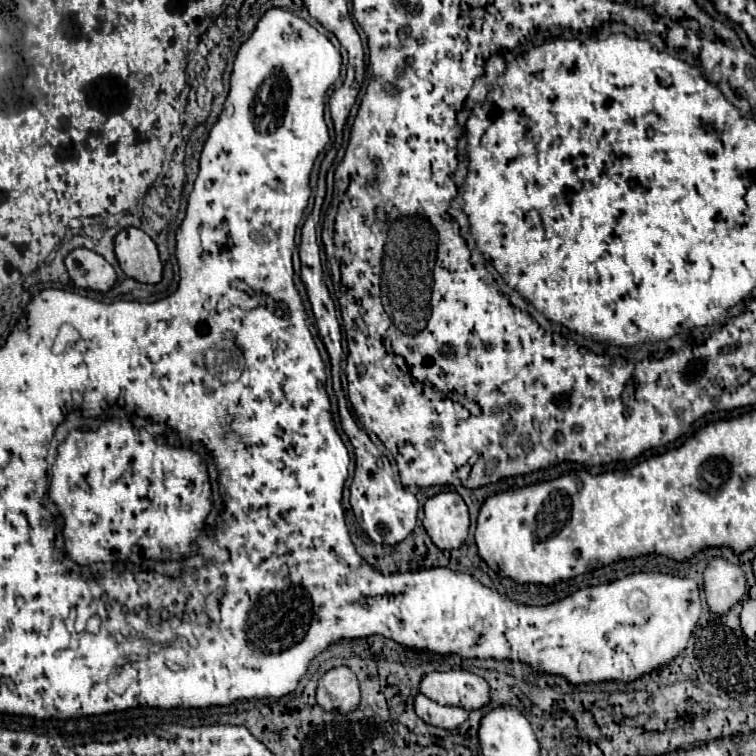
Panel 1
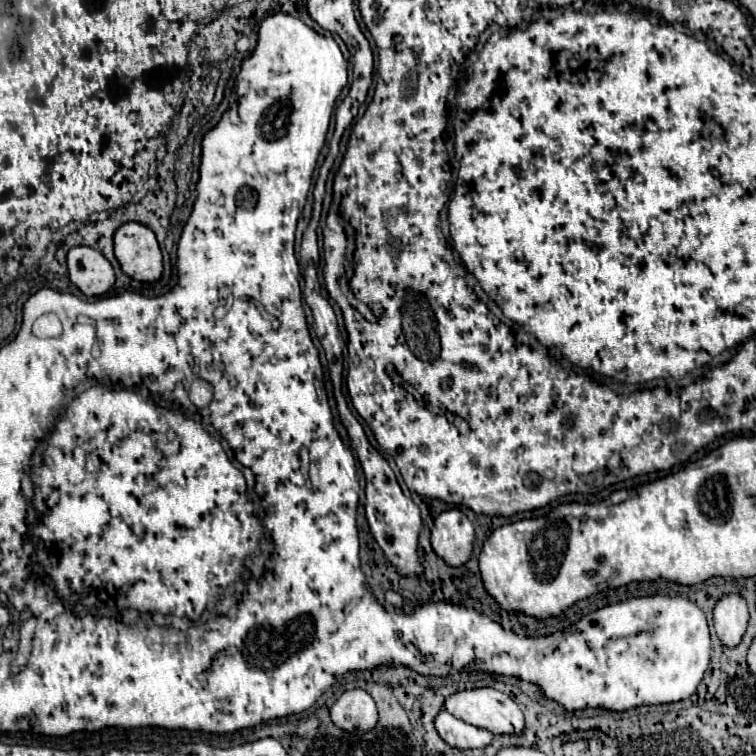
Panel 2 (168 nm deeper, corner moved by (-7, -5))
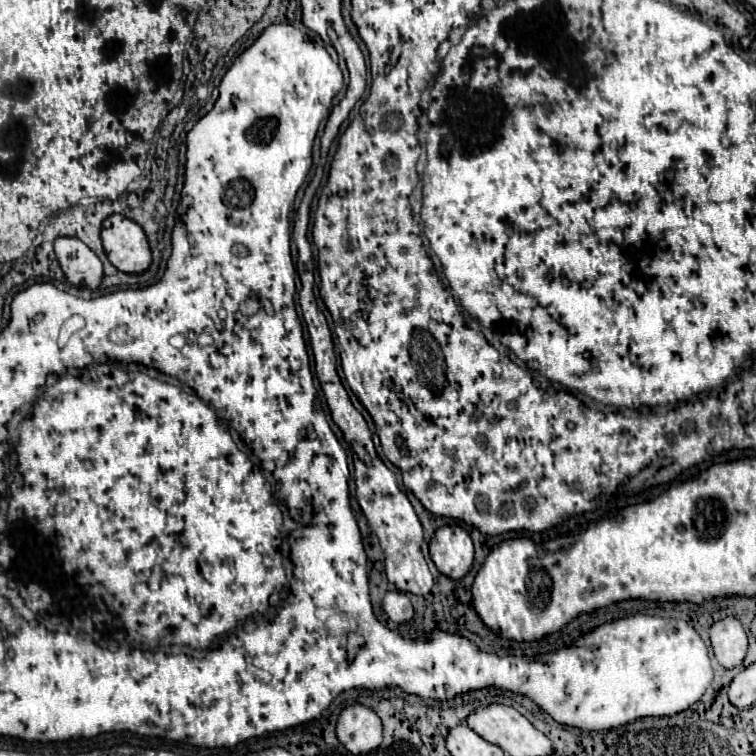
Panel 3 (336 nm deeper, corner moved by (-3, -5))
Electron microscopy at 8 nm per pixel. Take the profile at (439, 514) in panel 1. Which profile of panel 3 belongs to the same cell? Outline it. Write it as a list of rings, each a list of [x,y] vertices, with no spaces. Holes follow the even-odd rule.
[[[442,527],[430,541],[432,561],[450,579],[462,579],[474,563],[474,545],[462,527]]]

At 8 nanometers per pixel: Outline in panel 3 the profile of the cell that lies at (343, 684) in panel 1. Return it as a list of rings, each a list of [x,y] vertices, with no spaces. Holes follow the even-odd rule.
[[[352,705],[346,707],[338,719],[336,733],[340,743],[352,753],[352,755],[364,755],[372,753],[382,743],[382,723],[380,717],[364,707],[364,705]]]

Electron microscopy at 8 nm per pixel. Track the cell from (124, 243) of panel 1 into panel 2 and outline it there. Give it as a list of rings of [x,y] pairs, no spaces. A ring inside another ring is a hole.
[[[124,223],[114,233],[114,251],[122,271],[132,279],[154,283],[162,277],[162,251],[146,225]]]

